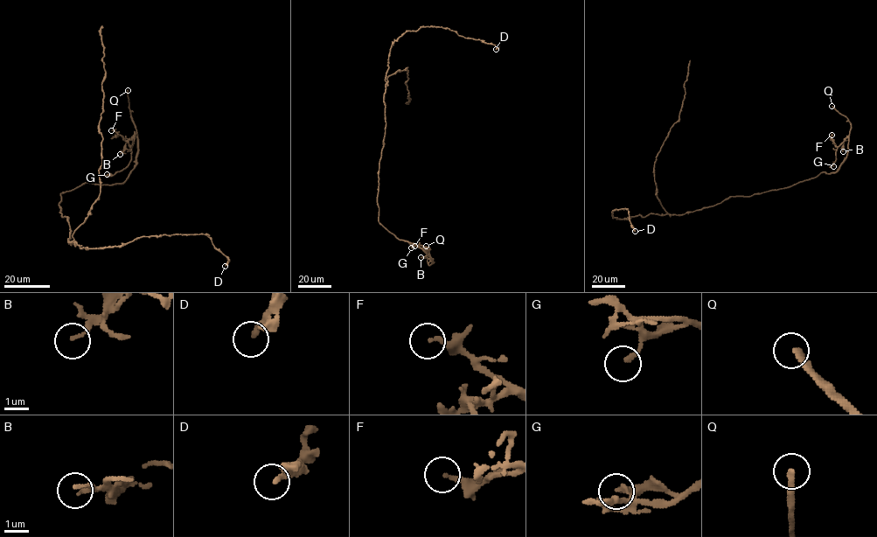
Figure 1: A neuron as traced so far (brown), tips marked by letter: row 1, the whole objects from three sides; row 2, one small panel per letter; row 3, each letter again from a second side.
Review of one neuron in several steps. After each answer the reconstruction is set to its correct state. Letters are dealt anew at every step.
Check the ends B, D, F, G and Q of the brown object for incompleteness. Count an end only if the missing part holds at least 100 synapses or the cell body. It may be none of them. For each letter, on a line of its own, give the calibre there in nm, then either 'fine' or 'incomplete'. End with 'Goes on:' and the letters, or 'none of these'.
B: 150 nm thick; fine
D: 220 nm thick; fine
F: 200 nm thick; fine
G: 180 nm thick; fine
Q: 220 nm thick; incomplete
Goes on: Q

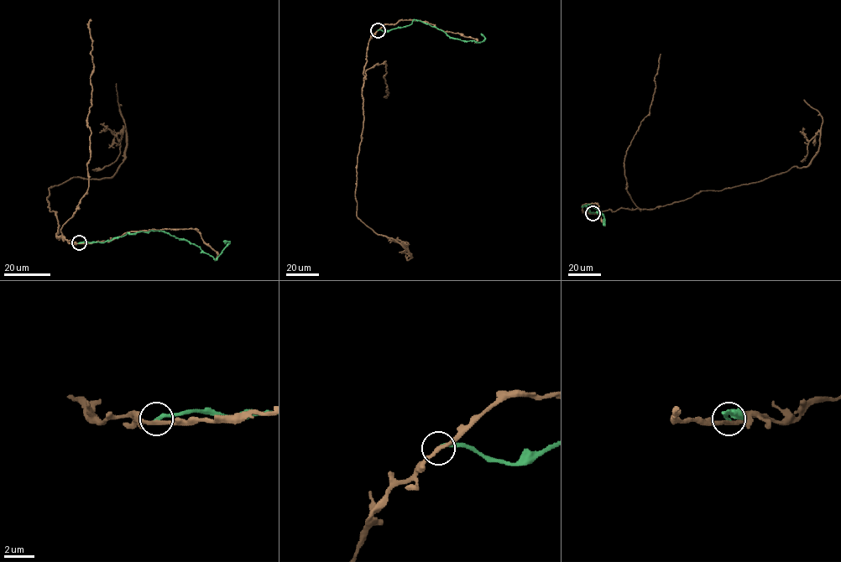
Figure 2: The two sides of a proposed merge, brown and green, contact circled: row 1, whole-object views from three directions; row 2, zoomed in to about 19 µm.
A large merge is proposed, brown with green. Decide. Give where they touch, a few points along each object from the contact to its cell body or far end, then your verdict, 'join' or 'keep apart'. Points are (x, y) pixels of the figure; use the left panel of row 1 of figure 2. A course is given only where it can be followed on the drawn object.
place (79, 242); course brown (78, 242), (56, 236), (49, 188), (75, 177), (110, 178), (124, 158), (124, 128), (116, 160), (91, 169); course green (78, 242), (110, 241), (127, 233), (162, 231), (194, 243), (215, 260), (229, 244), (223, 241); keep apart

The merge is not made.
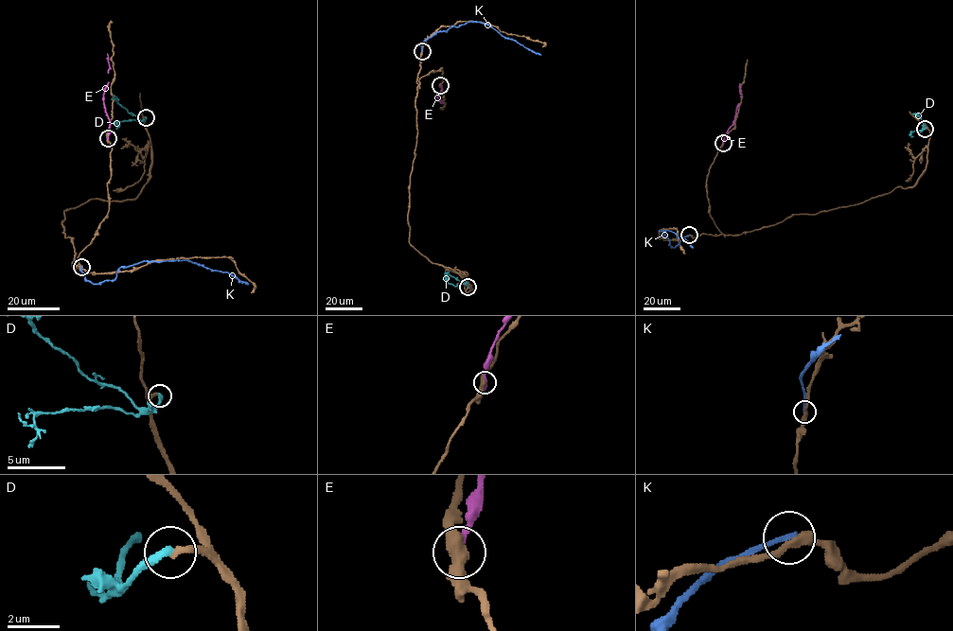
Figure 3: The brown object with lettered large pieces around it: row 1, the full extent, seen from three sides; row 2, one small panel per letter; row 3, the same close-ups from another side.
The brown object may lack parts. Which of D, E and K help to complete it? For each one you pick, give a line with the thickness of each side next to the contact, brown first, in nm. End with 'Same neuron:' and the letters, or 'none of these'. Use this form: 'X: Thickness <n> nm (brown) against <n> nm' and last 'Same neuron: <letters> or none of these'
D: Thickness 220 nm (brown) against 280 nm
Same neuron: D

